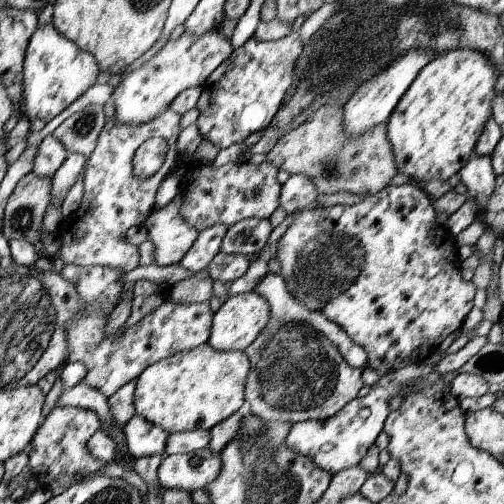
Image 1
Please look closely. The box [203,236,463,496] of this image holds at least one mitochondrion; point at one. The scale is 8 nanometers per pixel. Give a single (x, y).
(295, 372)

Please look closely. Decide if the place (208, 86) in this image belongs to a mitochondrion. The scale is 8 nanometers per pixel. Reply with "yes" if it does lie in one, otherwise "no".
no

